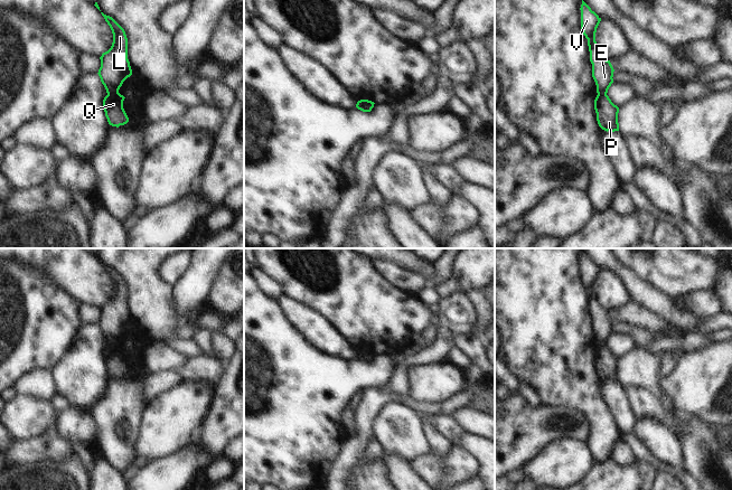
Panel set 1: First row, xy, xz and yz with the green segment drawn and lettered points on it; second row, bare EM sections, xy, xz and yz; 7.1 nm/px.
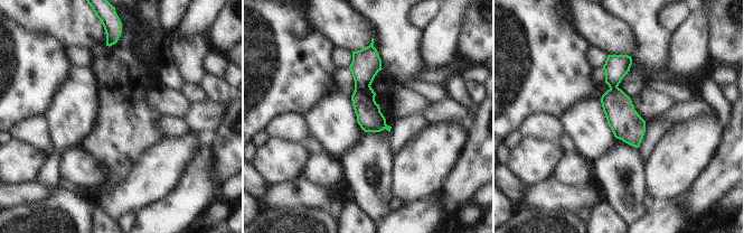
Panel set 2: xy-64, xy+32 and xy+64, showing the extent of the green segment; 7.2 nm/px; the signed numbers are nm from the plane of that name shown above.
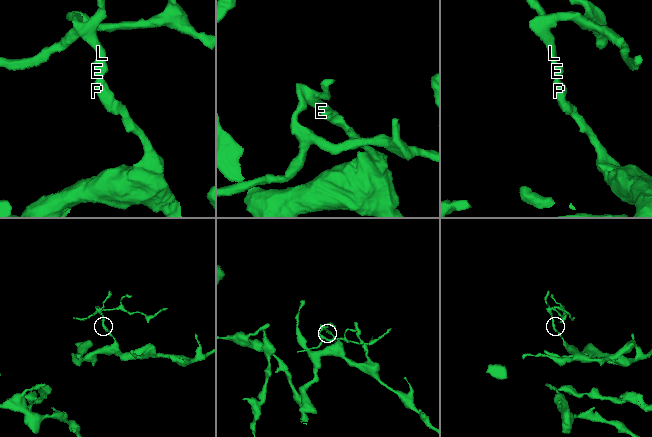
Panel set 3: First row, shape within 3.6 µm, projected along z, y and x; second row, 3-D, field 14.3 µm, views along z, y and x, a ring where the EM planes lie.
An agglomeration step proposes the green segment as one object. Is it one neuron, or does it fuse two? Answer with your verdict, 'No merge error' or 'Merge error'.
Merge error.

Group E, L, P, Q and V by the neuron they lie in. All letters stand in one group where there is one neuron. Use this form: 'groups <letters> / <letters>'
groups E L V / P Q

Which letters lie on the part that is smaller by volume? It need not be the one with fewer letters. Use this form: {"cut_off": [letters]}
{"cut_off": ["E", "L", "V"]}

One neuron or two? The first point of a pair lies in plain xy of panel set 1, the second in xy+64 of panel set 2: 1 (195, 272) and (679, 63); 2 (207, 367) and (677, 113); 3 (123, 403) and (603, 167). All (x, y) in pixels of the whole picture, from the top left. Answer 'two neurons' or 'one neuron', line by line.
1: one neuron
2: one neuron
3: one neuron

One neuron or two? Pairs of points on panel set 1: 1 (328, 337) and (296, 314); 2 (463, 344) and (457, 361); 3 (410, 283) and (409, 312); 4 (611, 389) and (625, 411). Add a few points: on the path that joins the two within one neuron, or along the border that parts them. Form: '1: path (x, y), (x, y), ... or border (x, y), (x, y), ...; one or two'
1: path (320, 335), (303, 320); one
2: border (453, 345), (470, 361); two
3: border (387, 280), (400, 289), (414, 294); two
4: path (615, 395), (620, 405); one

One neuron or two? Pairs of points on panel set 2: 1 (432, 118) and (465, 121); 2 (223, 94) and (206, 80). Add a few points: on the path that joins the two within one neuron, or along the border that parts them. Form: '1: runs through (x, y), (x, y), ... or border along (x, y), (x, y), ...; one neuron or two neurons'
1: runs through (440, 115), (458, 115); one neuron
2: runs through (218, 90), (210, 84); one neuron

